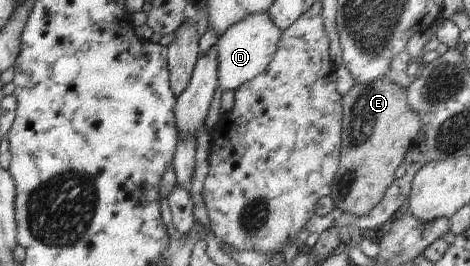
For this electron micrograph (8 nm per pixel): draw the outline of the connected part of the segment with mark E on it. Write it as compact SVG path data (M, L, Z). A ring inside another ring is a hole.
M387 77L368 84L355 83L342 97L342 111L340 166L330 196L342 212L367 215L396 180L395 170L403 163L409 147L413 147L422 123L407 103L406 89Z

